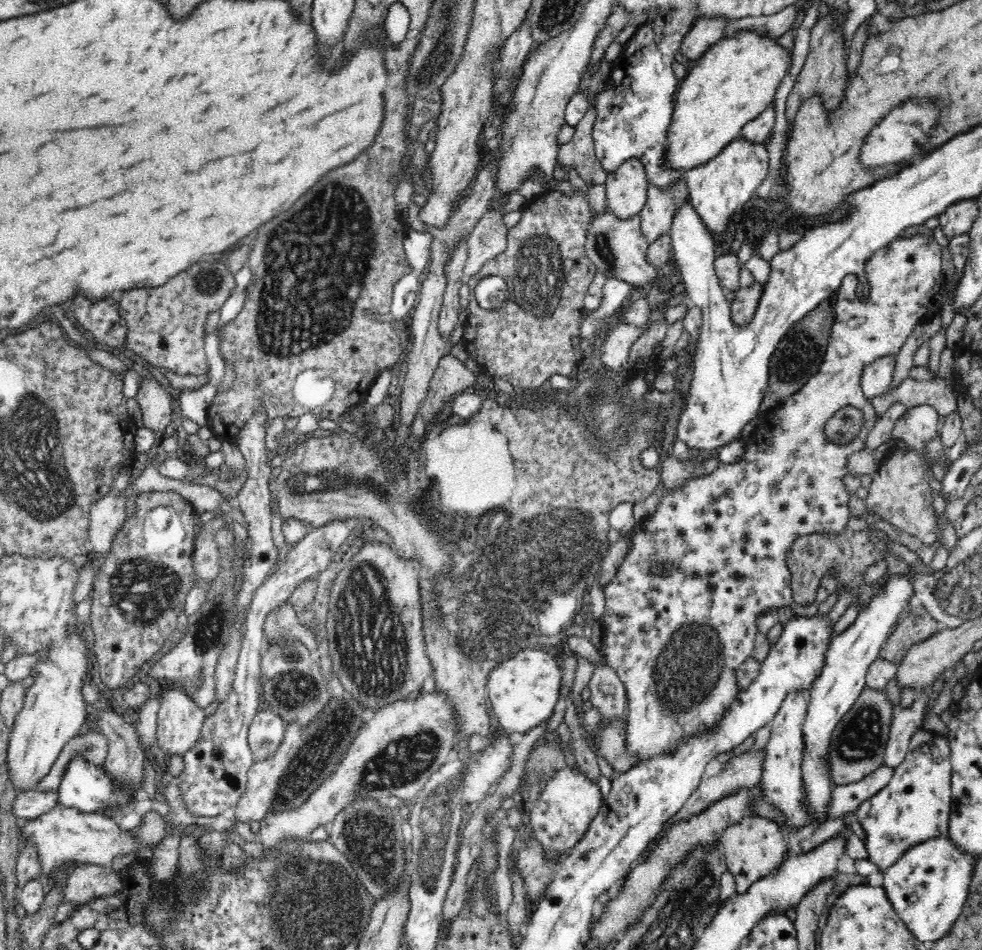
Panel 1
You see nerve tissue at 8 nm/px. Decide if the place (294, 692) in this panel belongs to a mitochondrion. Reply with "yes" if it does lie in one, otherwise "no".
yes

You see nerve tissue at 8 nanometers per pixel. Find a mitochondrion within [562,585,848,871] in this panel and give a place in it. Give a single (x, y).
(687, 665)

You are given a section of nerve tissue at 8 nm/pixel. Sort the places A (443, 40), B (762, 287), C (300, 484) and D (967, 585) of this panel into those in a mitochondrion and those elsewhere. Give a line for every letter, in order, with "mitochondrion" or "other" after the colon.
A: mitochondrion
B: other
C: mitochondrion
D: mitochondrion

